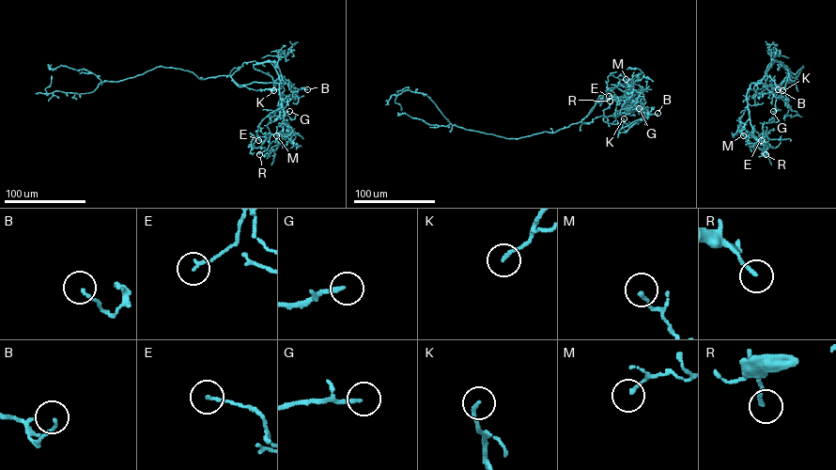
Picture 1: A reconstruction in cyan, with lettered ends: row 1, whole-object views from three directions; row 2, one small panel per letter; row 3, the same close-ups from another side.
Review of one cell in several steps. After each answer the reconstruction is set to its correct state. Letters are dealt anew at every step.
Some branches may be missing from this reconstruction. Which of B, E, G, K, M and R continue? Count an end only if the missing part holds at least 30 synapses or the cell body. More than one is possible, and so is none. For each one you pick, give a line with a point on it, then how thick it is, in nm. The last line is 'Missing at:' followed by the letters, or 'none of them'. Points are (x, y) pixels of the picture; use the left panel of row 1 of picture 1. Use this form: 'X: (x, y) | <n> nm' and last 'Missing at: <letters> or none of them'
G: (289, 111) | 180 nm
Missing at: G

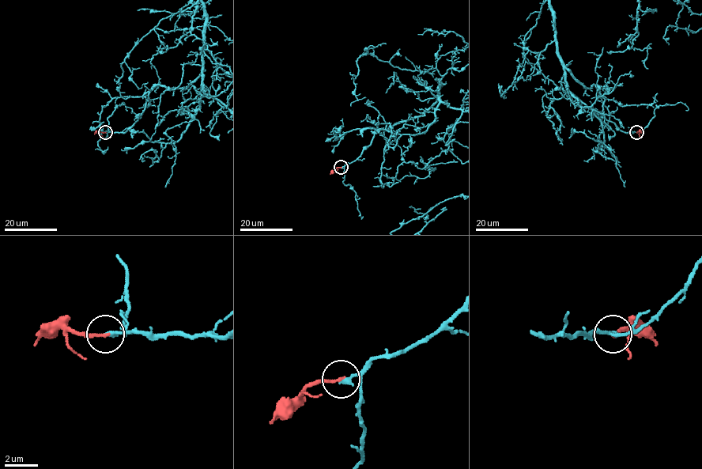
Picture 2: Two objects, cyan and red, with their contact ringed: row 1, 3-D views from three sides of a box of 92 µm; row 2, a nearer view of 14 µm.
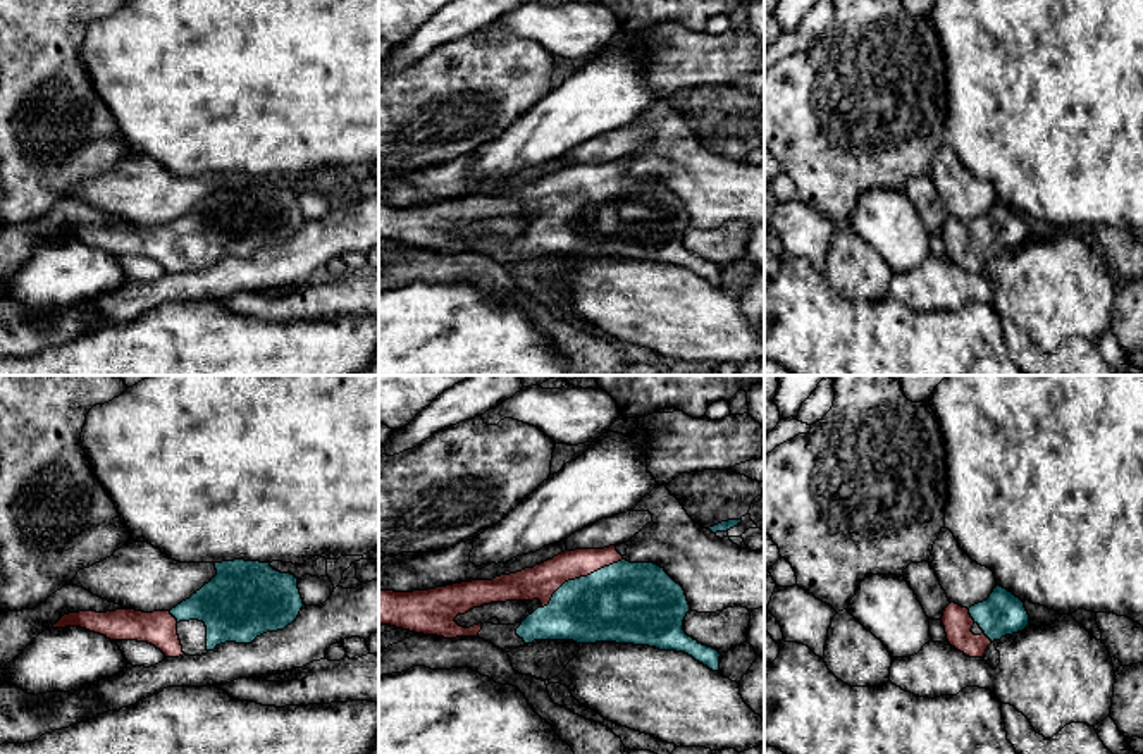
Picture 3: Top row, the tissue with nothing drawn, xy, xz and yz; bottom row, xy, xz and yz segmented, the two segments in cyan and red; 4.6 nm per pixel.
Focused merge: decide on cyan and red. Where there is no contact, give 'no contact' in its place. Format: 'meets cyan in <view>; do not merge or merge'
meets cyan in xz; merge

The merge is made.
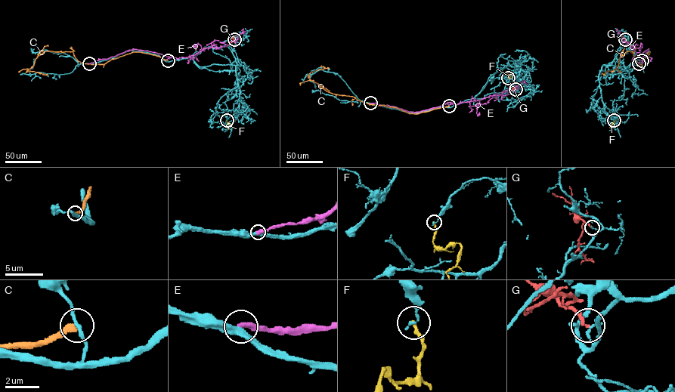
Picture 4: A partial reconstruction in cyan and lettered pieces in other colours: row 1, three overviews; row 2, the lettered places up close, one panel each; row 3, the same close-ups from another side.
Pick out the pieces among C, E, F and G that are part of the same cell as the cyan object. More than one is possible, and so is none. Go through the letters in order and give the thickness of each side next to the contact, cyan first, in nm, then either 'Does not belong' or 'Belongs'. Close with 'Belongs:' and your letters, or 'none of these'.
C: Thickness 190 nm (cyan) against 280 nm. Does not belong
E: Thickness 360 nm (cyan) against 360 nm. Does not belong
F: Thickness 150 nm (cyan) against 200 nm. Does not belong
G: Thickness 160 nm (cyan) against 190 nm. Does not belong
Belongs: none of these

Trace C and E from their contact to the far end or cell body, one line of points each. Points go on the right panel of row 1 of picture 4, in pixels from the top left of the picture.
C: (642, 60), (650, 52), (641, 64), (636, 61), (633, 51), (628, 51), (619, 59), (615, 69), (602, 73)
E: (639, 63), (648, 49), (638, 58), (635, 50), (621, 40), (621, 35), (616, 30)

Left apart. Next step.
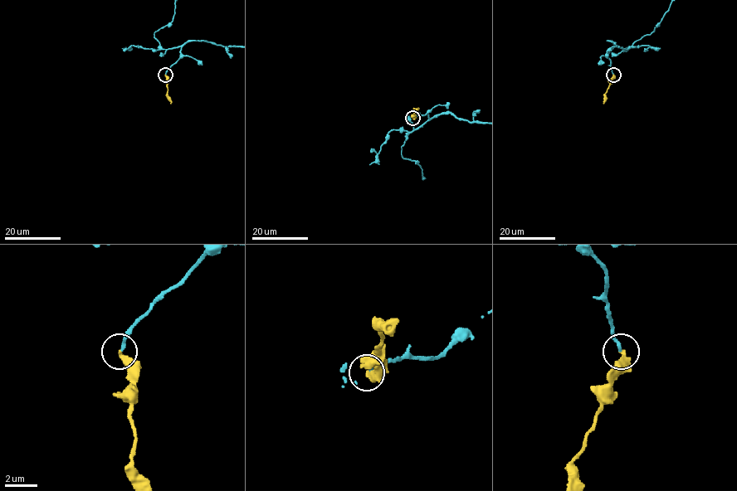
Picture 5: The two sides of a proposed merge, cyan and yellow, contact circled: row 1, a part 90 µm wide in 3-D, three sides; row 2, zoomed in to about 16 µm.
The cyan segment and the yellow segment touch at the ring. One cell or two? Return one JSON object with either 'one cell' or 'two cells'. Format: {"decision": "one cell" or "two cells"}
{"decision": "one cell"}

